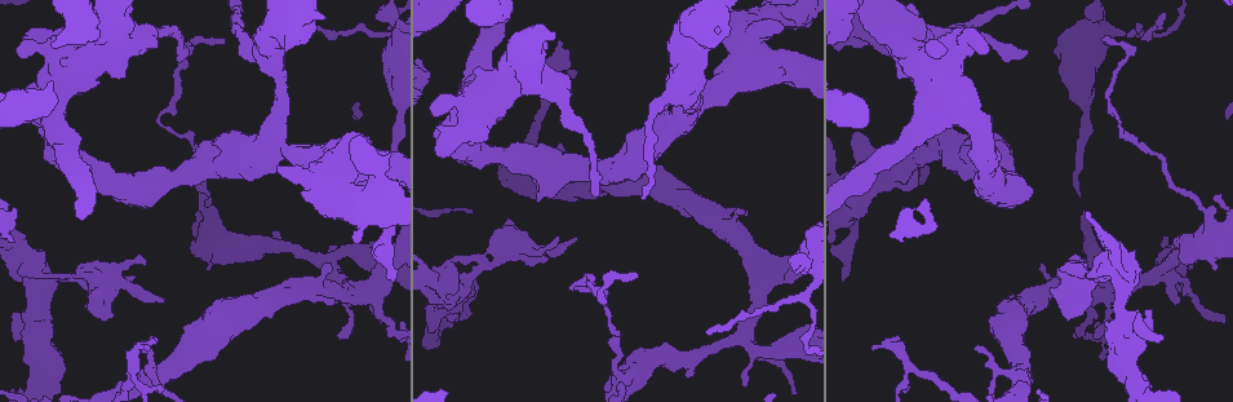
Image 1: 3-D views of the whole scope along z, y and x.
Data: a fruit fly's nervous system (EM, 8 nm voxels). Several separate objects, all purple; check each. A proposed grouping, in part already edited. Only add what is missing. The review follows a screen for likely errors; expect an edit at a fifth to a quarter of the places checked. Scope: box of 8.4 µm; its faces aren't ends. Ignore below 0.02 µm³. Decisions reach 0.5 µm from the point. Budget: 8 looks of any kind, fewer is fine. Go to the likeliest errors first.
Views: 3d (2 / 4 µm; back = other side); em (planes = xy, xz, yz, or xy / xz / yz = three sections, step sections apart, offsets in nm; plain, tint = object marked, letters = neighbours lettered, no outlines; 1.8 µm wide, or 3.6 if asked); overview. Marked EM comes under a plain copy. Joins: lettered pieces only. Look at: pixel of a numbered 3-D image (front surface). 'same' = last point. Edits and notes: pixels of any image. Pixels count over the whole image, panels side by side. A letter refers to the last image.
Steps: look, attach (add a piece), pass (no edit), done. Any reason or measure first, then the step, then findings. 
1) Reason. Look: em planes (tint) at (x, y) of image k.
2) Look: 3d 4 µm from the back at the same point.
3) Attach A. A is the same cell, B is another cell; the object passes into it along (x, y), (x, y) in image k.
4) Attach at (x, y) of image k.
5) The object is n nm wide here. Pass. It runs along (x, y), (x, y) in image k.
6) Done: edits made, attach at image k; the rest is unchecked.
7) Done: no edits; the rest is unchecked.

An open end. Look: 3d 4 µm at (92, 272) of image 1.

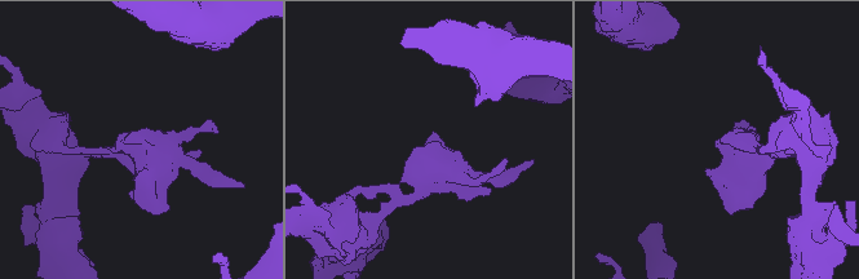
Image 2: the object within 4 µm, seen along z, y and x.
Look: em xy step 4 (letters) at (718, 145) of image 2.

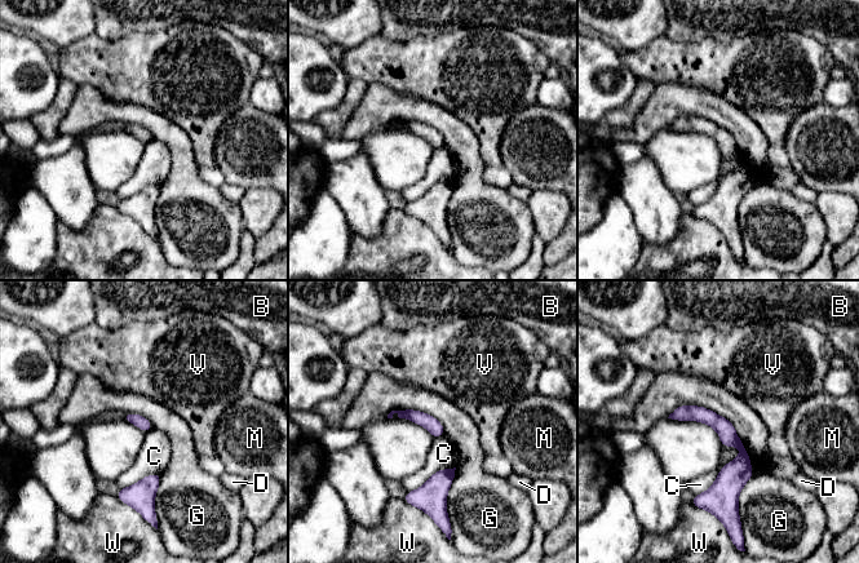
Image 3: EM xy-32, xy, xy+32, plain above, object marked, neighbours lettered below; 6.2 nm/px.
Pass. B, C, D, G, M, V and W are other cells; it runs along (682, 408), (743, 450), (717, 502) in image 3; none of them fits.

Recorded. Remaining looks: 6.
Branch stops here. Look: em xy step 16 (tint) at (448, 316) of image 1.

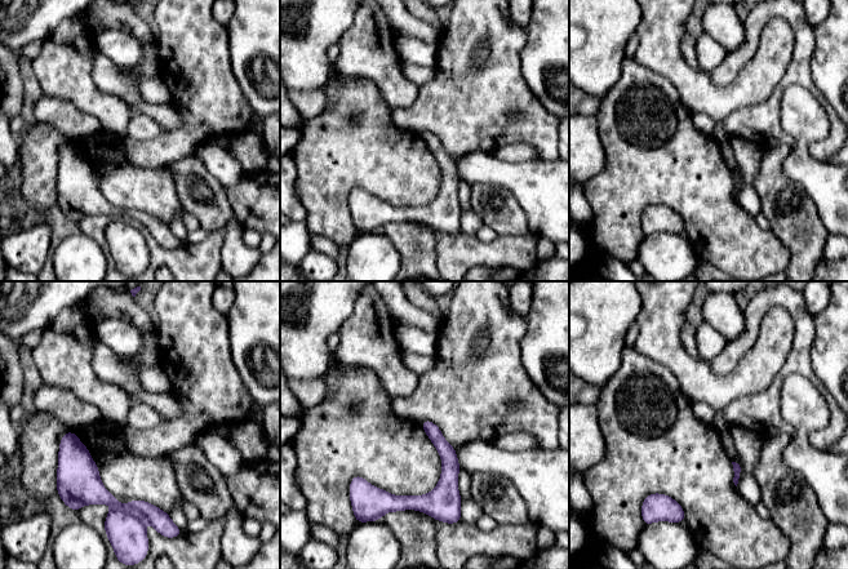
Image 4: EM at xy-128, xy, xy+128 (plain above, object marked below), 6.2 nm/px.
Look: em xy step 16 (letters) at the same point.

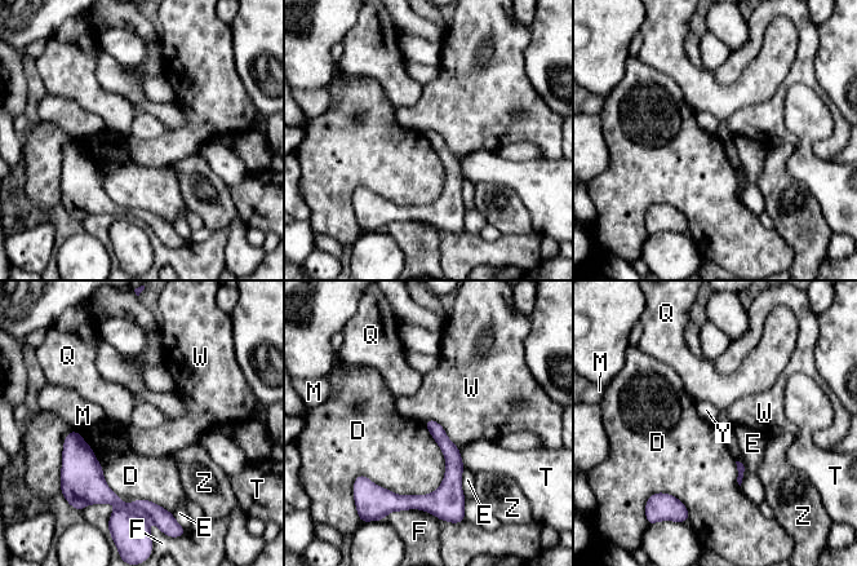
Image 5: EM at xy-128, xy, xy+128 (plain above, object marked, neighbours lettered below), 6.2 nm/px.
The longest contact is with D, 800 nm. Pass. D, E, F, M, Q, T, W, Y and Z are other cells; none of them fits.

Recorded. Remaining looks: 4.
Free end. Look: em xy step 8 (tint) at (754, 25) of image 1.

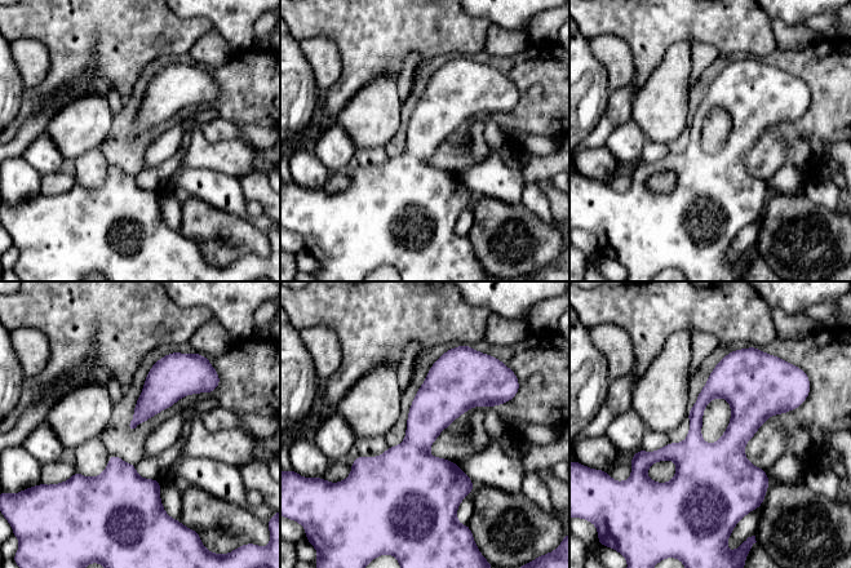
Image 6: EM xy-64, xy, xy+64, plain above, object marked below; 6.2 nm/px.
Look: em planes (tint) at the same point.

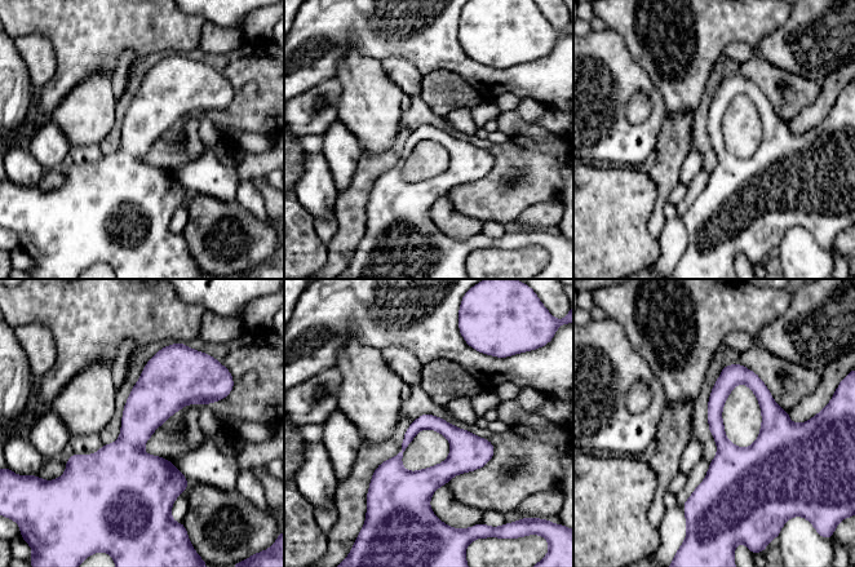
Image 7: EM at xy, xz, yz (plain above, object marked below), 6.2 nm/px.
What lies round it. Look: em planes (letters) at the same point.

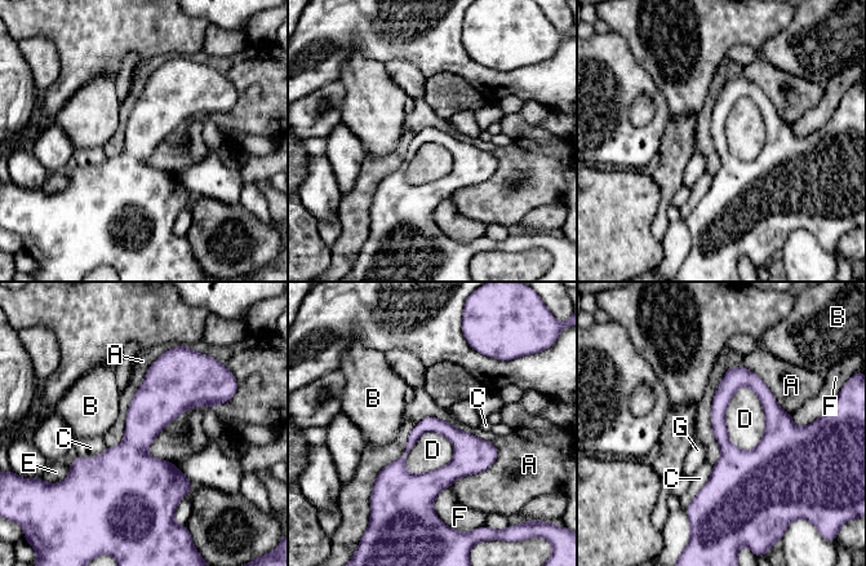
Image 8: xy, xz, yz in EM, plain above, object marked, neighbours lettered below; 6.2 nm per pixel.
Pass. A, B, C, D, E, F and G are other cells; a border runs along (742, 385), (725, 425), (747, 451) in image 8; no lettered piece goes on from it.

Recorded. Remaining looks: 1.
Done: no edits; the rest is unchecked.

